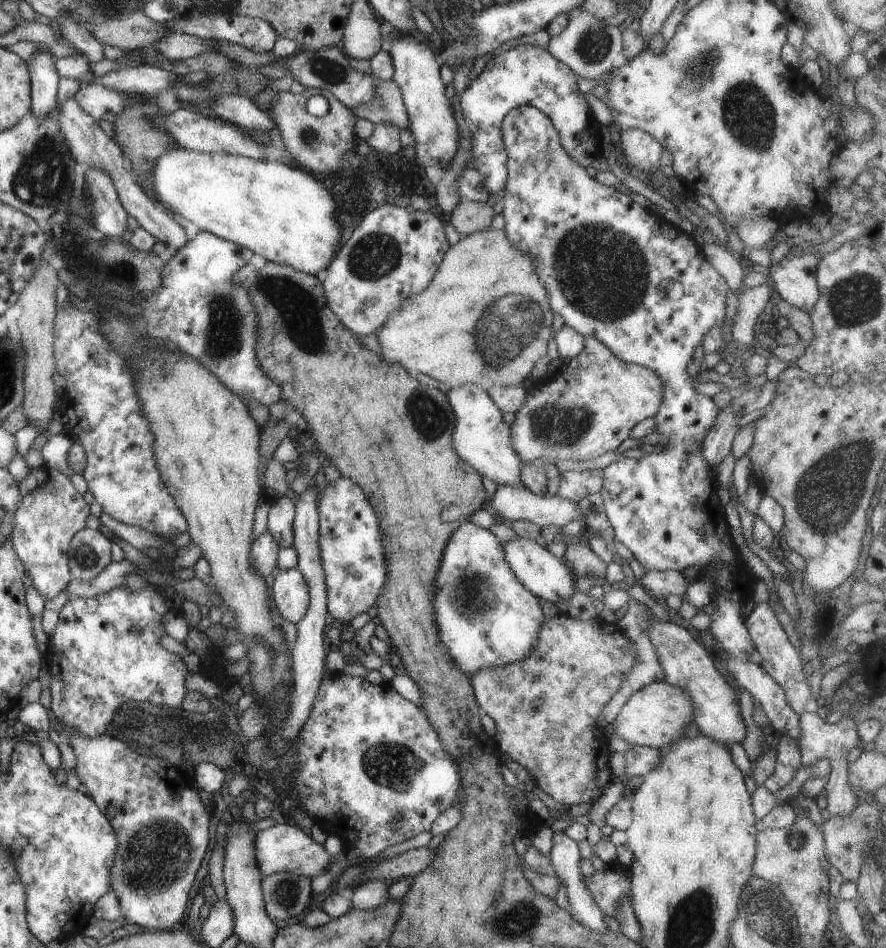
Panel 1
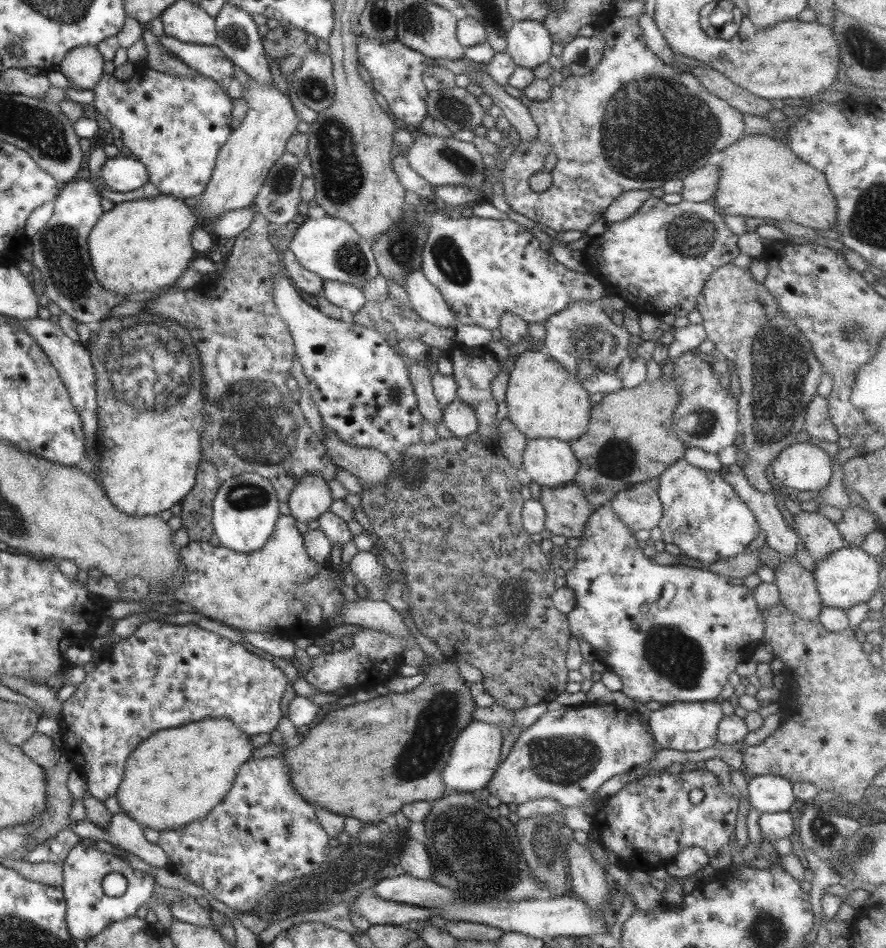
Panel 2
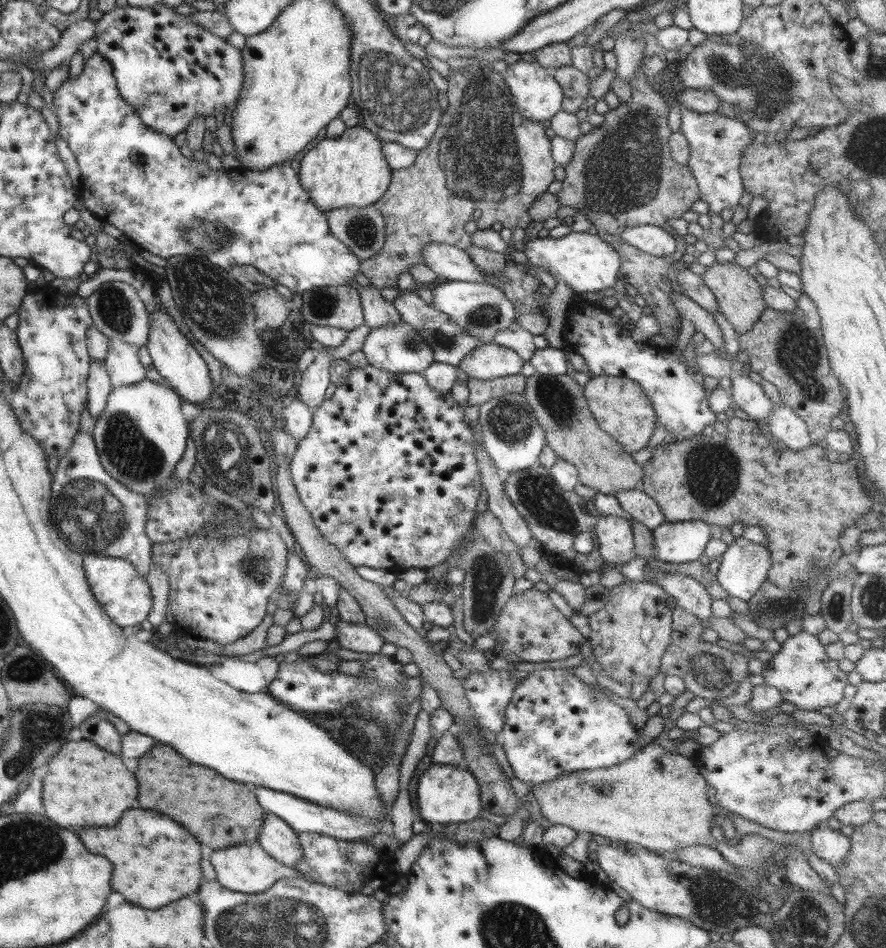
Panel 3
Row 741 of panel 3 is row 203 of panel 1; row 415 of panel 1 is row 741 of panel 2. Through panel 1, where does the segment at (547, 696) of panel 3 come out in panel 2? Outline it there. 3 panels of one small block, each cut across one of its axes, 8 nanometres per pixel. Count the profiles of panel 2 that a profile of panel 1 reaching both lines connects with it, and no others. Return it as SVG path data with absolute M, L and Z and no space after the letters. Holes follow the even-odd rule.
M712 701L704 702L675 702L664 704L663 708L647 712L646 718L649 731L654 742L662 748L671 748L679 752L691 752L691 750L703 750L713 746L716 739L716 728L723 715L719 704Z

